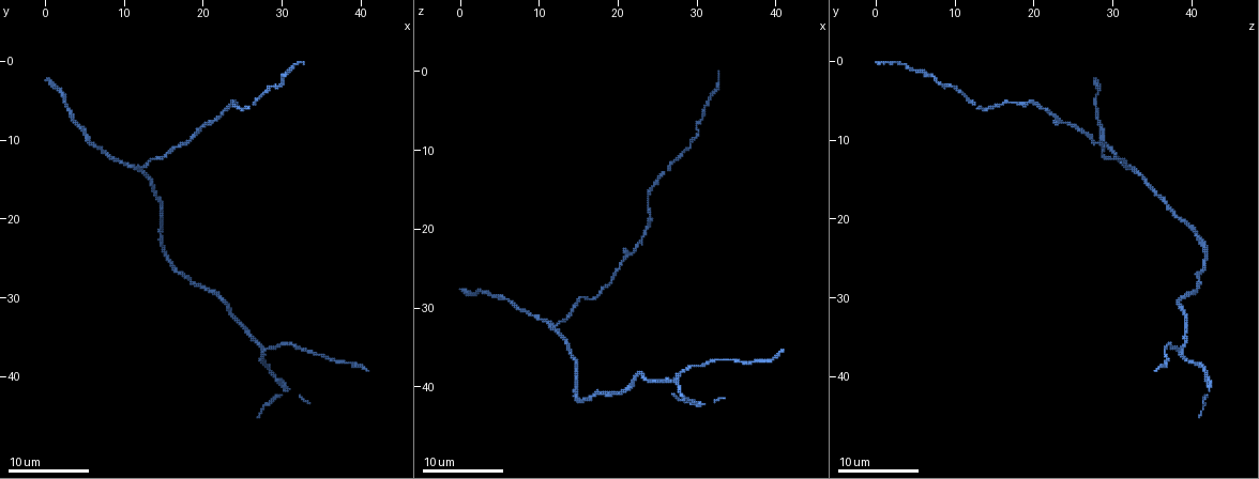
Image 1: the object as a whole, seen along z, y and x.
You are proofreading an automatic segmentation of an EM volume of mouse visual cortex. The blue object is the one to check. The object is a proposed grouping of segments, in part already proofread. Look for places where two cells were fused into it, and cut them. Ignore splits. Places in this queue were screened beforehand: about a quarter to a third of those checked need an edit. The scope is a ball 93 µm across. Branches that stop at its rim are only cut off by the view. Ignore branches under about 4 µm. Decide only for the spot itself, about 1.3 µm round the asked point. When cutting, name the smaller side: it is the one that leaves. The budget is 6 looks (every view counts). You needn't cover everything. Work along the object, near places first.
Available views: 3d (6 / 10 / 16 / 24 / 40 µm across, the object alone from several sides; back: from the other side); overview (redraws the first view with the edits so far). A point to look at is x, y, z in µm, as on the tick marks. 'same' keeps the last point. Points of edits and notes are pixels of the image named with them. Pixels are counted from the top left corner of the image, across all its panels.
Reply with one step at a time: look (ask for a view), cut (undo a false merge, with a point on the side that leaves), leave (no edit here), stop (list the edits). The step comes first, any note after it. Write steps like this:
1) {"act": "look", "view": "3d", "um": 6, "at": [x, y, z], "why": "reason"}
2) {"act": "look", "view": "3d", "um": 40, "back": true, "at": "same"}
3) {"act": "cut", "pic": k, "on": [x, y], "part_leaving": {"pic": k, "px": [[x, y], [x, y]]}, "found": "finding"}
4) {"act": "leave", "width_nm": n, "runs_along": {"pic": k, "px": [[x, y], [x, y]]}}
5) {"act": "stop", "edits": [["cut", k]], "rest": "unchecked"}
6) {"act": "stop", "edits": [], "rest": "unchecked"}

{"act": "look", "view": "3d", "um": 10, "at": [27.5, 37.0, 38.5], "why": "branch point"}

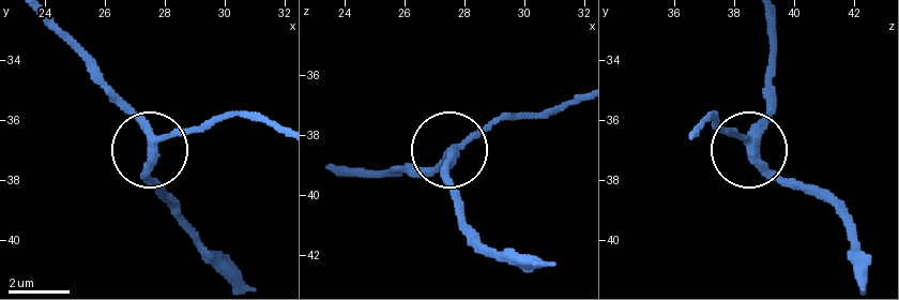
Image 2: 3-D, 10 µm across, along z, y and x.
{"act": "leave", "runs_along": {"pic": 2, "px": [[768, 18], [768, 110], [750, 147], [805, 193]]}, "found": "continuous, no second cell"}

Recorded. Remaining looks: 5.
{"act": "look", "view": "3d", "um": 10, "at": [12.0, 13.5, 32.5], "why": "a fork"}

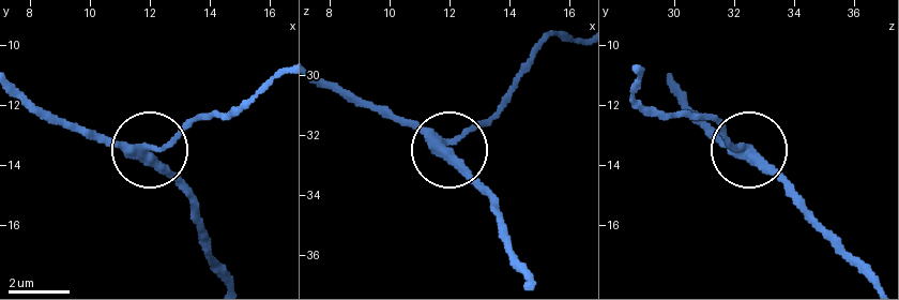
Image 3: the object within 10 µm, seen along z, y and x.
{"act": "leave", "runs_along": {"pic": 3, "px": [[179, 183], [150, 158], [84, 135]]}, "found": "continuous, no second cell"}

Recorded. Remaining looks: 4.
{"act": "look", "view": "3d", "um": 10, "at": [30.5, 1.5, 5.0], "why": "a narrow waist"}

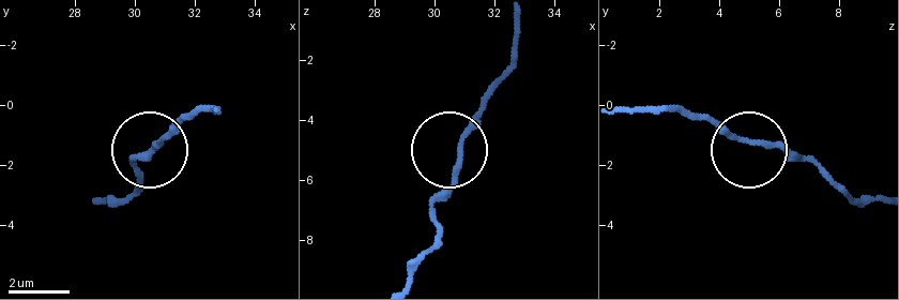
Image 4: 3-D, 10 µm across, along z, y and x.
{"act": "leave", "runs_along": {"pic": 4, "px": [[102, 200], [125, 193], [138, 178], [133, 162], [192, 110]]}, "found": "all the same cell"}

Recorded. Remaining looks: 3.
{"act": "stop", "edits": [], "rest": "unchecked"}

